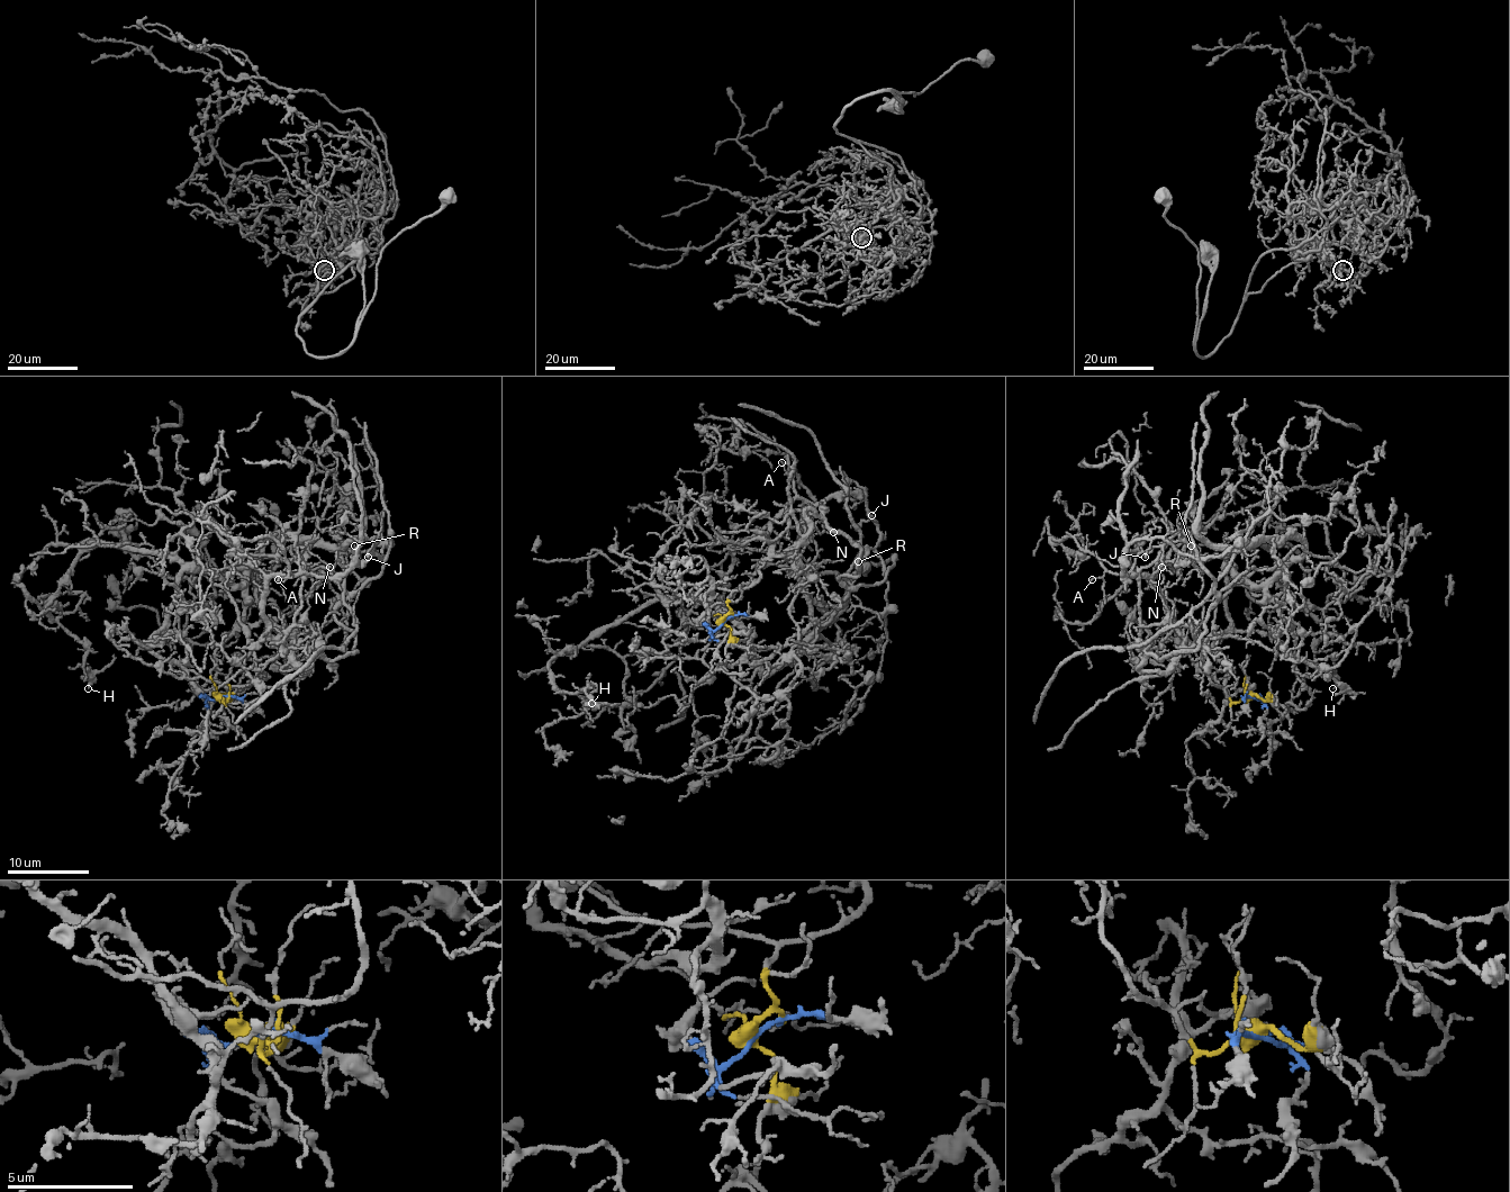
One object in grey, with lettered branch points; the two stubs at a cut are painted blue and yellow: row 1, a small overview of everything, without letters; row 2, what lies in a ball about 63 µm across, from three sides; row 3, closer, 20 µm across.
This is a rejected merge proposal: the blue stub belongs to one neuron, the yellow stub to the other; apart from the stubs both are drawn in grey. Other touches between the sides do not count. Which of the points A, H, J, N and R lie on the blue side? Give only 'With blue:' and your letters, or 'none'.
With blue: H

